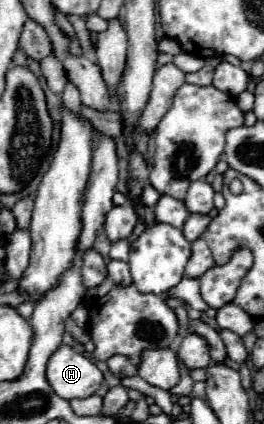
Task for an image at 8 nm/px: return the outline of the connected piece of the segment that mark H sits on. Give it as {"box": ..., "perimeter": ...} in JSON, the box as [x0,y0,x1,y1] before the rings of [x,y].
{"box":[47,346,103,400],"perimeter":[[[59,346],[47,362],[47,380],[57,396],[73,400],[93,396],[103,382],[103,374],[83,354],[69,346]]]}

